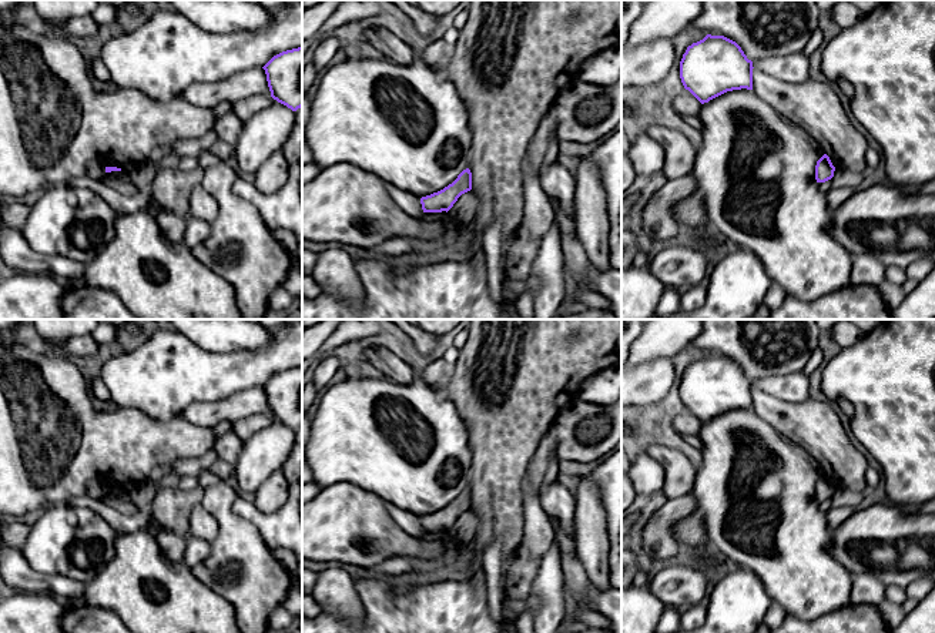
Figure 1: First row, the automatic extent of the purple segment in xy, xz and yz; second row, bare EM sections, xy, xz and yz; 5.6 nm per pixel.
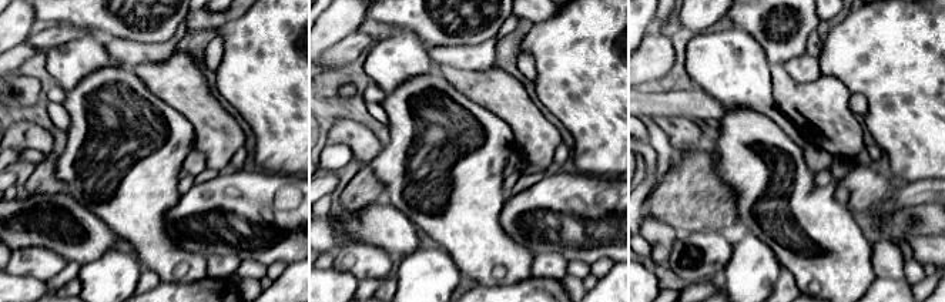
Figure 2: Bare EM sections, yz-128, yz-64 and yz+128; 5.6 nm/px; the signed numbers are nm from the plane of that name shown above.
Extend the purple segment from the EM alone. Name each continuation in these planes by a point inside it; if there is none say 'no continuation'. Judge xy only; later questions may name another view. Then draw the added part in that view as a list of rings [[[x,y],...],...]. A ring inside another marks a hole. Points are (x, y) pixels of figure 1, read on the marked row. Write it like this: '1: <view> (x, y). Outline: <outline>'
no continuation

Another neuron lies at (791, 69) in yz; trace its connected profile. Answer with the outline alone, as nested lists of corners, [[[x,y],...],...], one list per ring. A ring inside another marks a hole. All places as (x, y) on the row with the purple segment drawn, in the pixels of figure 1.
[[[804,51],[757,60],[753,67],[785,83],[802,83],[810,78],[810,61]]]

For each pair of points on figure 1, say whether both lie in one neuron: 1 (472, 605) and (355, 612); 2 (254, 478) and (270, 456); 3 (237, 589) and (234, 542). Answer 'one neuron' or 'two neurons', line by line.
1: two neurons
2: one neuron
3: one neuron

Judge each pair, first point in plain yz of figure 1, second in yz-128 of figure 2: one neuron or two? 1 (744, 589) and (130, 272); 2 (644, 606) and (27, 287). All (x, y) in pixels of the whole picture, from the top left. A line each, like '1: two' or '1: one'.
1: one
2: one

